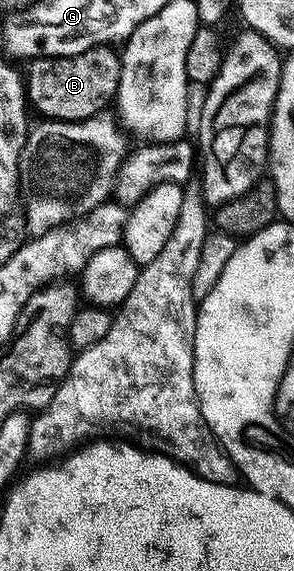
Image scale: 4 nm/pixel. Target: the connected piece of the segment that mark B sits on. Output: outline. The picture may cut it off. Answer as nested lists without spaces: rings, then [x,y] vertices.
[[[100,46],[98,48],[90,48],[85,50],[81,54],[76,56],[53,56],[50,58],[40,58],[37,60],[30,61],[29,67],[31,68],[28,72],[25,72],[25,91],[27,93],[27,99],[29,101],[30,107],[35,108],[40,112],[40,117],[50,118],[54,120],[83,120],[89,118],[91,115],[96,115],[101,111],[104,111],[108,107],[107,103],[110,105],[115,99],[115,94],[119,90],[119,79],[121,78],[121,56],[114,47],[111,46]]]

